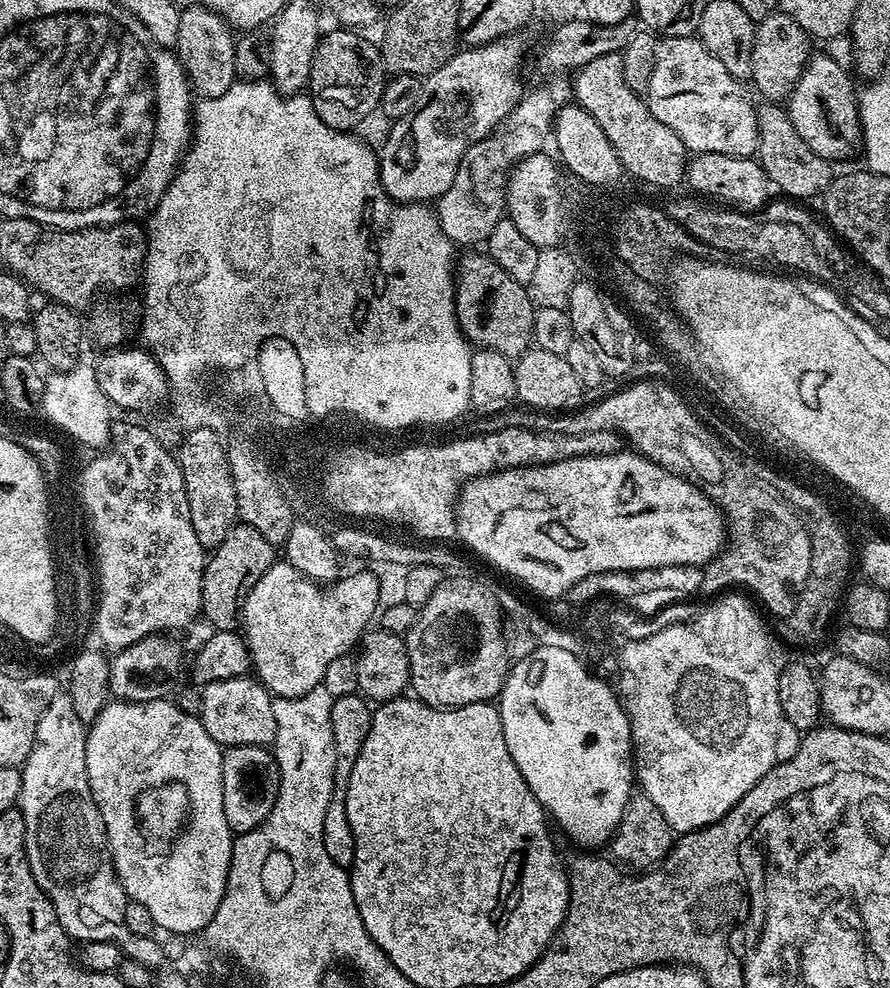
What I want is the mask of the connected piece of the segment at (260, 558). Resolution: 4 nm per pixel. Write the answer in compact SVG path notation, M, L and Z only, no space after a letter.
M237 523L230 534L226 534L226 542L211 549L204 566L200 611L203 619L213 624L211 627L215 631L234 632L241 627L246 598L250 590L254 590L258 578L262 578L262 574L266 574L266 570L273 564L272 552L274 546L266 542L258 530L242 523Z

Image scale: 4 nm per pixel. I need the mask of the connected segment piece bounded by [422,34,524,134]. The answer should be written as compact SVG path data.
M515 35L503 36L489 44L478 44L465 47L449 58L440 69L434 70L436 78L423 77L422 94L438 92L434 98L442 102L442 98L458 98L466 94L474 108L474 122L478 126L478 134L490 134L514 110L520 101L520 63L524 60L524 44Z

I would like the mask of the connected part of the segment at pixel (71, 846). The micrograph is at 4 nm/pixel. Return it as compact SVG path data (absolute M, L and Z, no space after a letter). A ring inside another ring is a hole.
M58 694L50 702L50 706L46 706L46 710L42 710L42 718L38 718L38 726L36 727L36 737L34 738L34 746L30 750L27 760L22 765L20 777L22 778L22 790L20 791L20 799L18 807L22 818L24 819L24 849L26 850L26 858L30 862L30 874L34 874L34 882L38 882L41 890L50 898L50 902L54 906L55 913L58 914L59 924L64 932L67 933L69 939L76 942L88 943L90 941L110 941L121 947L123 955L129 960L142 962L144 966L153 972L159 971L166 962L166 952L156 938L142 935L131 934L126 927L126 906L128 905L128 897L125 896L122 886L116 877L116 867L112 865L112 854L108 850L108 840L104 836L104 823L102 822L102 814L98 810L98 806L92 797L92 791L88 785L88 775L86 774L86 726L78 718L78 714L74 711L74 702L72 697L67 694Z

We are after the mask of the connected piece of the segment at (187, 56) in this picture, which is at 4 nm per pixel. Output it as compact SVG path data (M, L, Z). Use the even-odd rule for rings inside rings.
M193 6L184 8L178 18L178 42L174 49L175 55L184 65L185 73L193 93L197 92L200 100L222 98L232 84L237 83L234 54L236 53L237 37L227 20L208 8Z

